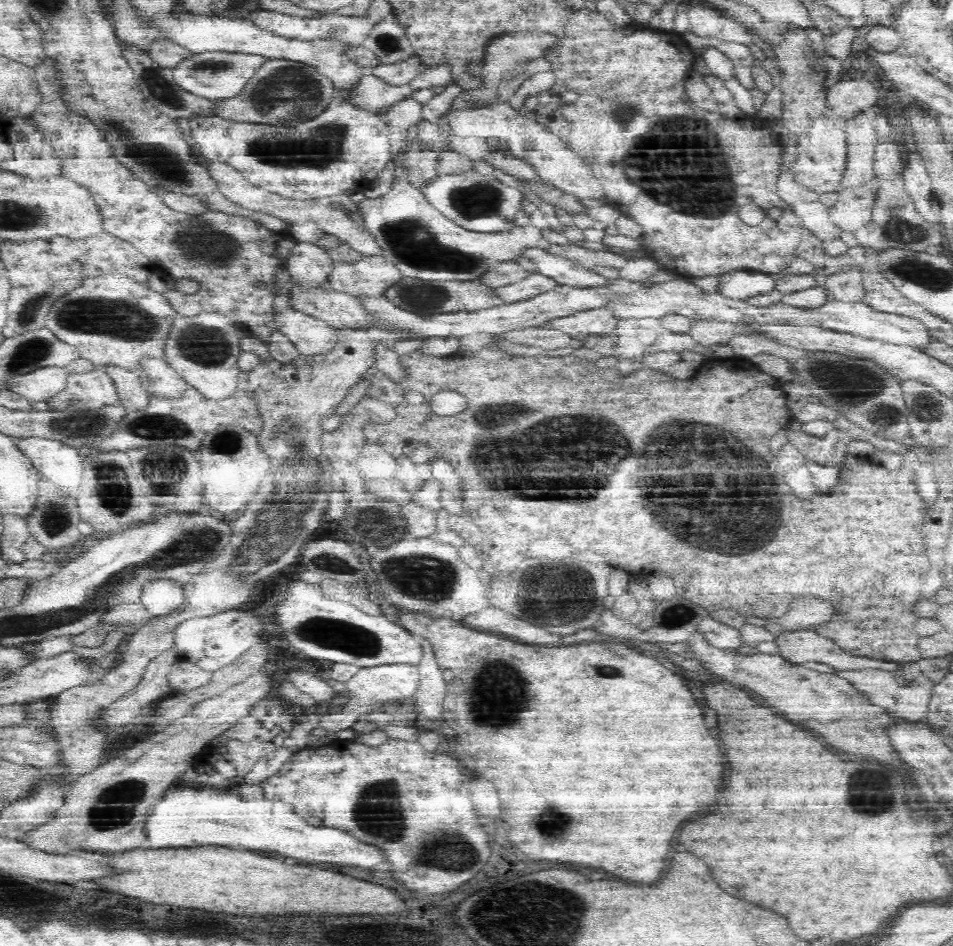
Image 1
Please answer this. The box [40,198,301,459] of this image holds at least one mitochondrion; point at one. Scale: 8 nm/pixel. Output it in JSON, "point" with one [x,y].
{"point":[82,315]}

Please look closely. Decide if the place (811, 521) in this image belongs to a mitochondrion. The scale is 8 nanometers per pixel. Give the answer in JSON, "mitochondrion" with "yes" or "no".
{"mitochondrion":"no"}

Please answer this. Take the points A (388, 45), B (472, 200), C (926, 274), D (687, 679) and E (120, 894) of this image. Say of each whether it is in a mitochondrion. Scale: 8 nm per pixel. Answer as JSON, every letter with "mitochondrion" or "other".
{"A":"mitochondrion","B":"mitochondrion","C":"mitochondrion","D":"other","E":"other"}

